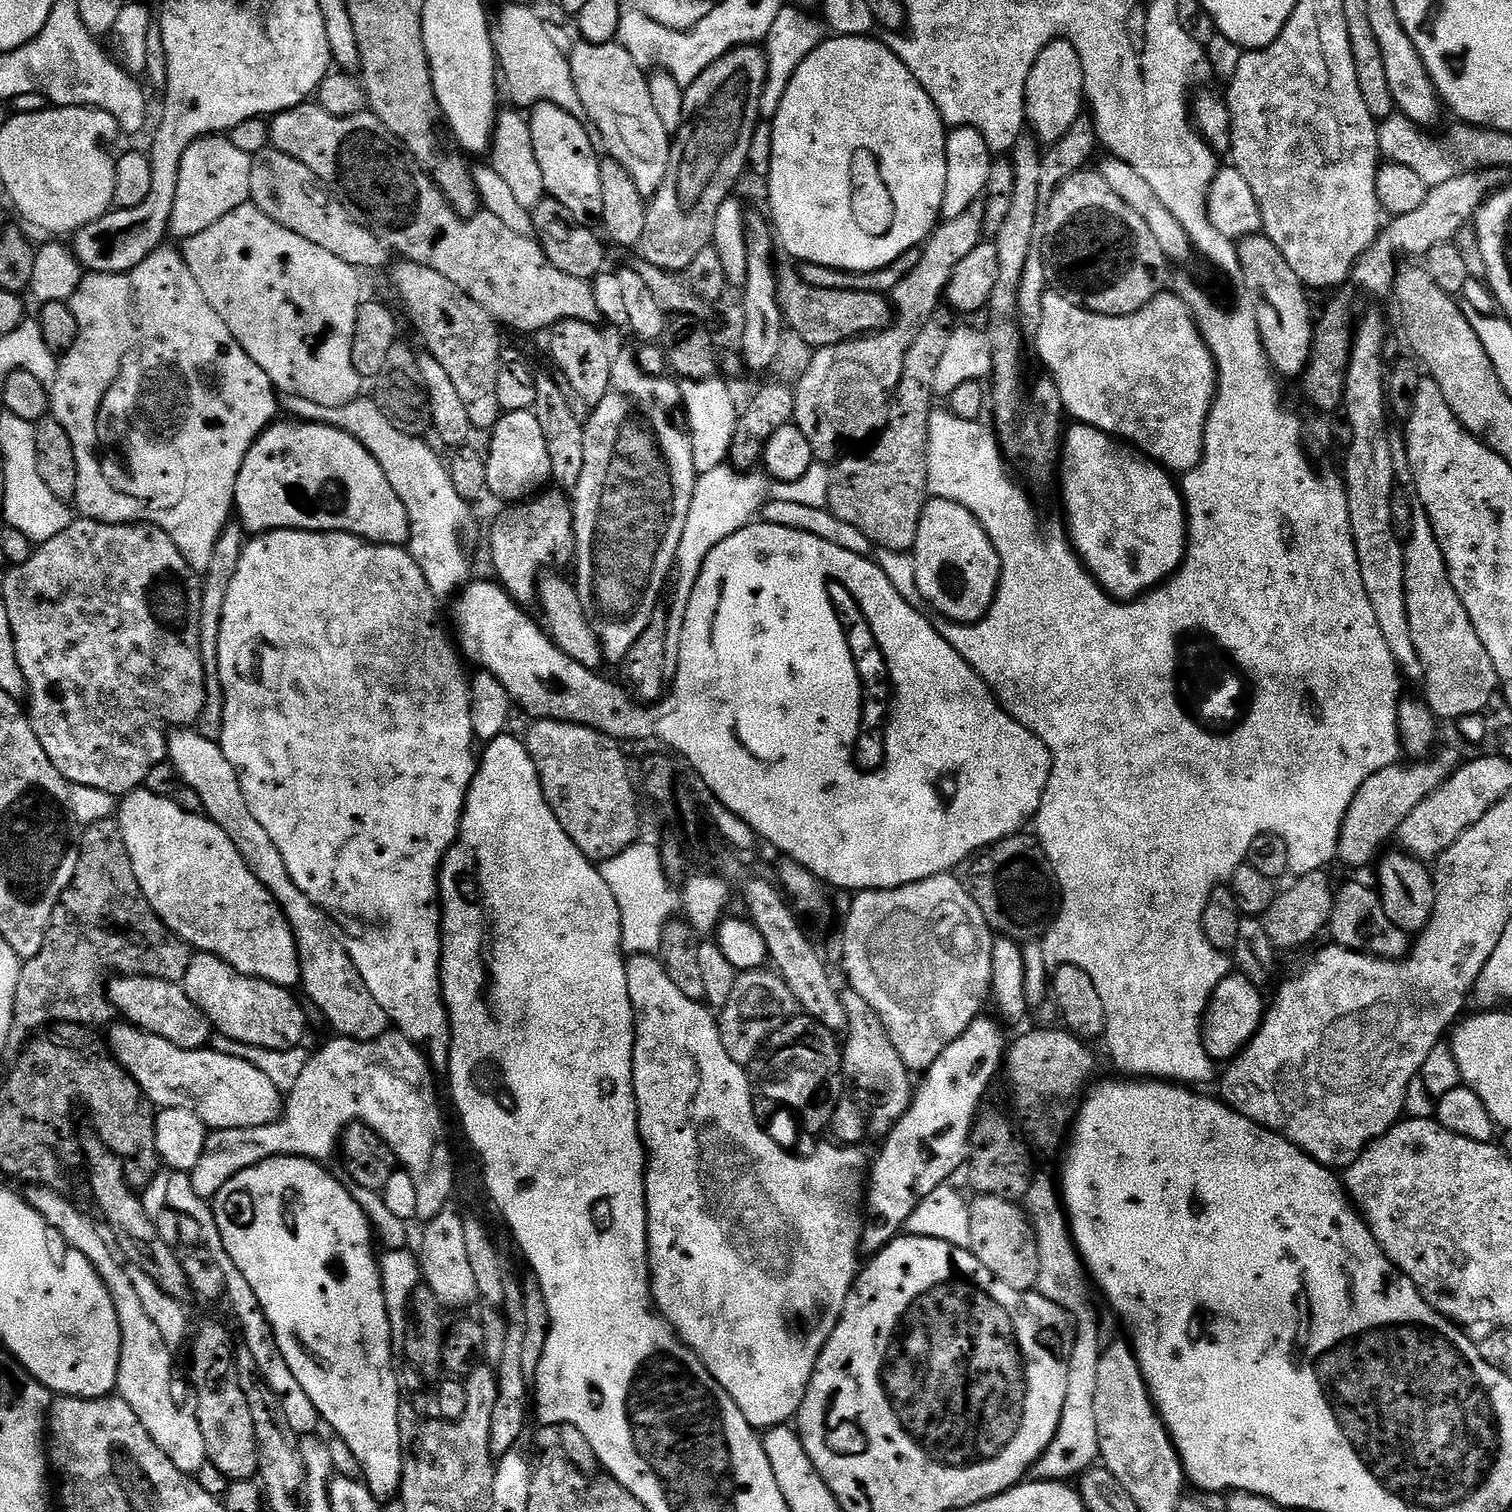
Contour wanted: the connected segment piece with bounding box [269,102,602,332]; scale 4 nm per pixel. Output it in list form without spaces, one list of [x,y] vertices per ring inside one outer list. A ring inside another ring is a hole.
[[[305,102],[273,117],[269,129],[271,145],[309,166],[321,184],[335,189],[363,228],[379,236],[395,255],[397,252],[397,257],[436,270],[454,282],[488,311],[498,325],[513,328],[516,332],[540,332],[543,328],[544,331],[552,329],[563,320],[581,320],[584,324],[594,325],[601,323],[598,302],[594,300],[594,290],[589,281],[562,274],[535,239],[514,234],[514,230],[509,230],[500,219],[494,218],[494,214],[482,210],[478,215],[467,218],[458,215],[447,204],[431,177],[408,155],[408,149],[400,139],[371,111],[365,110],[358,116],[331,116],[315,103]]]

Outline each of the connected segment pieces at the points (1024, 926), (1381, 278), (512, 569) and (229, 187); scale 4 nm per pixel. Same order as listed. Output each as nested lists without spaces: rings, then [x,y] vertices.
[[[1017,834],[983,848],[960,863],[960,885],[974,898],[982,918],[997,937],[1017,942],[1039,941],[1052,927],[1060,911],[1060,887],[1035,835]]]
[[[1500,170],[1467,172],[1450,178],[1450,182],[1442,182],[1436,188],[1431,189],[1426,202],[1422,202],[1418,210],[1387,221],[1386,227],[1376,237],[1376,241],[1352,267],[1351,283],[1356,283],[1362,291],[1369,292],[1372,296],[1384,296],[1387,292],[1389,295],[1396,283],[1398,271],[1396,259],[1399,258],[1400,252],[1405,252],[1408,256],[1424,258],[1430,250],[1434,250],[1434,246],[1455,241],[1457,239],[1455,236],[1467,224],[1469,227],[1473,223],[1476,212],[1488,199],[1490,193],[1505,183],[1504,176],[1505,173]]]
[[[548,491],[505,507],[490,524],[492,533],[488,536],[488,552],[492,555],[495,579],[521,606],[537,603],[538,581],[545,570],[560,570],[563,564],[571,565],[576,554],[573,501],[569,497],[567,500],[563,491]]]
[[[226,136],[204,137],[192,143],[176,173],[178,187],[171,214],[171,233],[180,240],[197,236],[231,210],[249,203],[252,161],[250,154],[240,151]]]

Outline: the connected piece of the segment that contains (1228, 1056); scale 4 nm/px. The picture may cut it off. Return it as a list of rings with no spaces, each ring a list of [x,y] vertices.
[[[1229,974],[1214,990],[1202,1021],[1204,1049],[1209,1058],[1217,1062],[1231,1062],[1247,1048],[1266,1015],[1266,1000],[1264,1004],[1260,992],[1258,985],[1243,974]]]

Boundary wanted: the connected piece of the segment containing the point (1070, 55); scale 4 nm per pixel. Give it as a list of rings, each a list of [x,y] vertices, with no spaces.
[[[1052,40],[1040,51],[1026,78],[1024,114],[1026,124],[1037,140],[1051,146],[1074,126],[1086,108],[1086,77],[1078,50],[1068,40]]]

